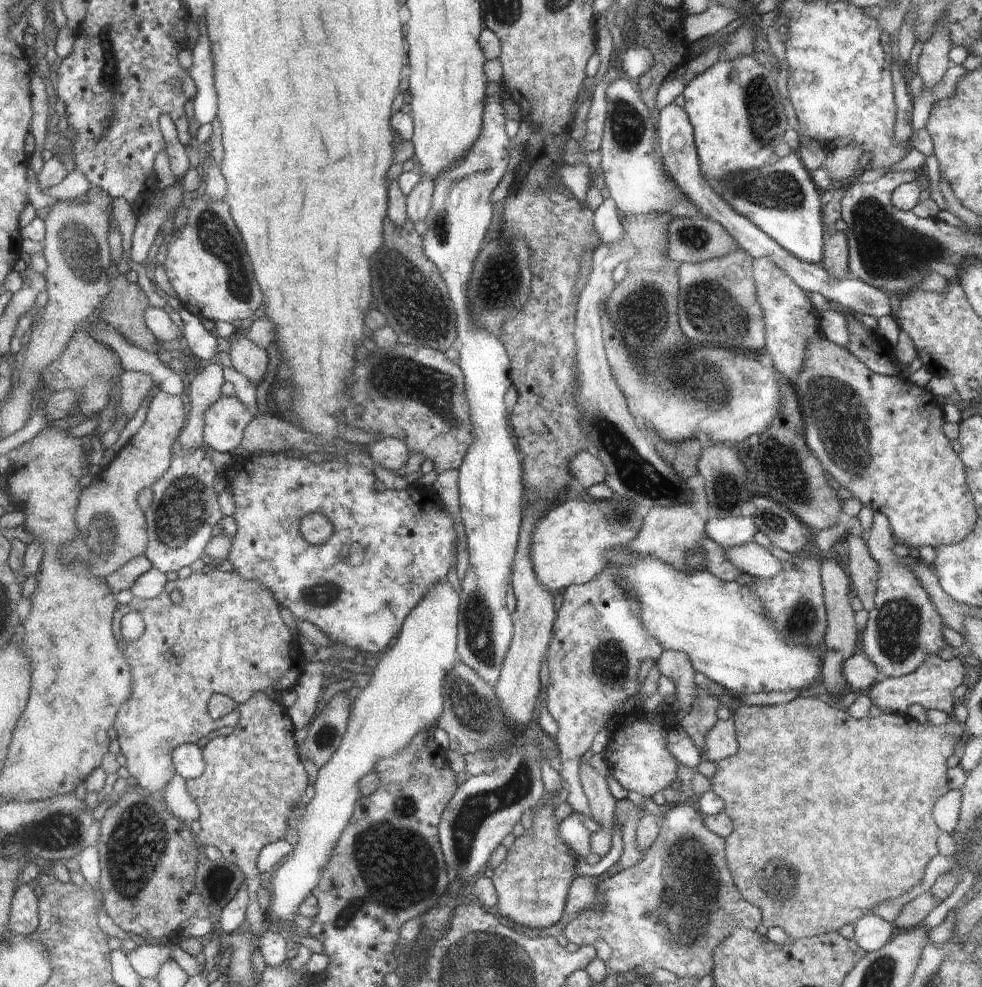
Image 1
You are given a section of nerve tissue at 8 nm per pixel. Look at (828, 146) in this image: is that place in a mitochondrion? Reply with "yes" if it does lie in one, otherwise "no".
no

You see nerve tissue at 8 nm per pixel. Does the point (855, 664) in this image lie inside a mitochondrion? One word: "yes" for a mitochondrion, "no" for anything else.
no

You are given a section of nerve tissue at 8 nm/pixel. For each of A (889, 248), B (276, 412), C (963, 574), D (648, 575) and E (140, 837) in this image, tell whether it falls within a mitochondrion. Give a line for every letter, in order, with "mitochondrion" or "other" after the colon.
A: mitochondrion
B: other
C: other
D: other
E: mitochondrion

